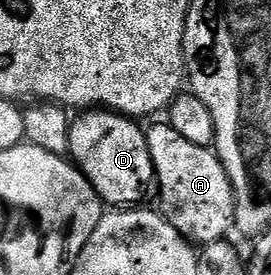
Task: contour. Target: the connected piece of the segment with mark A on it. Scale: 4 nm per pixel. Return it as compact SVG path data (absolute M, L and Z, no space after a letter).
M167 122L148 127L146 134L155 167L157 192L159 188L158 211L192 245L202 246L224 239L235 222L235 195L229 174L218 155L211 148L202 148L197 142L181 138Z

